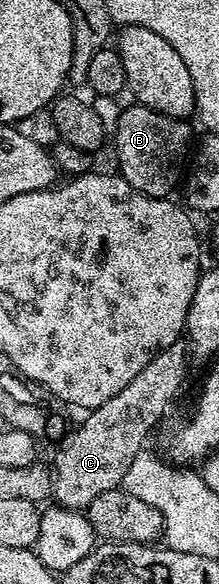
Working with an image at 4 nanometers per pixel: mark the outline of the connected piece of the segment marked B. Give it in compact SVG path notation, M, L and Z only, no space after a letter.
M138 103L122 108L119 121L113 128L118 172L133 189L144 196L168 198L182 180L195 135L184 119L167 117L157 110Z

